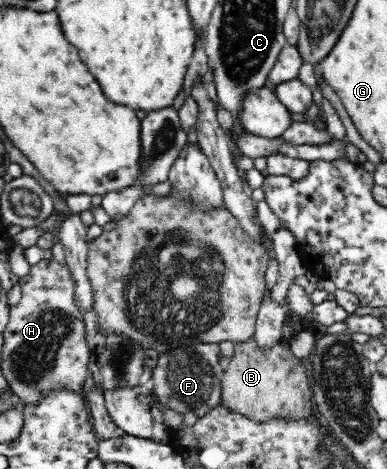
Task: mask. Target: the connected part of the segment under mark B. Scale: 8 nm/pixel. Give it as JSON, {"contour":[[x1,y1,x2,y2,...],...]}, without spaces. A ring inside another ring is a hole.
{"contour":[[254,337,234,344,234,355,226,362,222,375,221,403,235,413,252,418,255,423,266,423,274,418,299,420,311,415,314,408,310,380,312,371,306,360,297,358,289,342,280,341,269,348,260,348]]}

